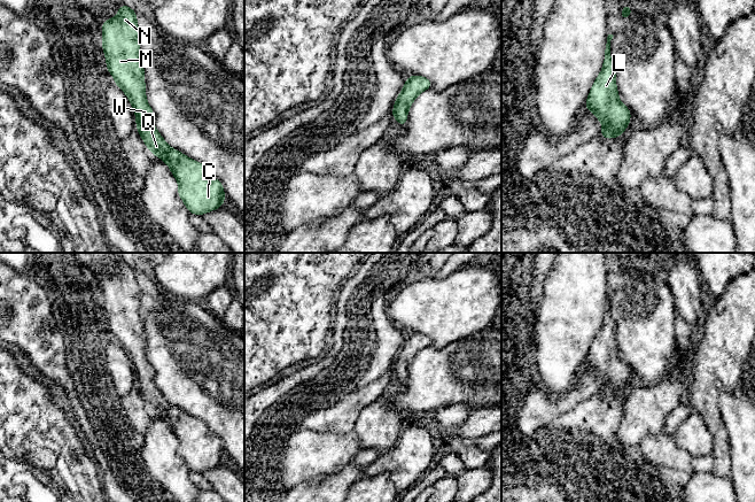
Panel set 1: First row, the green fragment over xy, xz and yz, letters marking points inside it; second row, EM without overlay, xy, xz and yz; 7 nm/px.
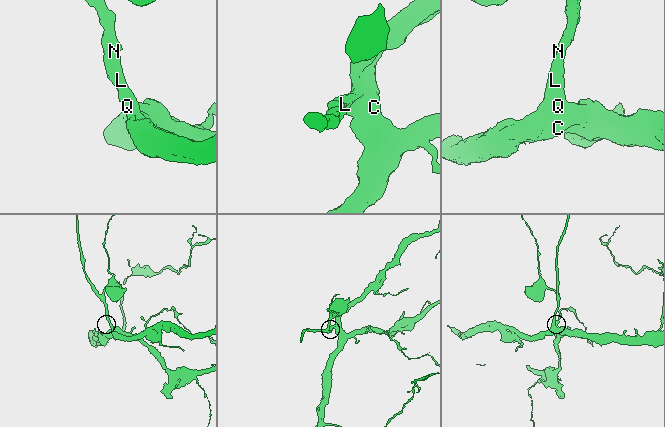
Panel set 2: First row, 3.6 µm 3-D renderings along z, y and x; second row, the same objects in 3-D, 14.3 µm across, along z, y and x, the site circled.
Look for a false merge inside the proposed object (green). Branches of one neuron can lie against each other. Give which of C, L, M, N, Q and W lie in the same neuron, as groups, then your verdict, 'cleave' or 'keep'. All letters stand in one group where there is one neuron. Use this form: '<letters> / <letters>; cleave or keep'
C L M N Q W; keep

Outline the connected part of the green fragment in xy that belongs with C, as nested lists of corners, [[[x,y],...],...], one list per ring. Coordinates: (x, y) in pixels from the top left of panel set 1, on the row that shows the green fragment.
[[[122,5],[117,10],[117,16],[102,22],[102,48],[107,61],[107,69],[119,87],[129,98],[135,113],[137,130],[142,138],[146,147],[153,155],[163,160],[170,168],[172,175],[178,182],[178,195],[184,201],[189,214],[204,215],[216,210],[225,202],[225,192],[223,184],[217,178],[209,176],[203,163],[200,163],[179,150],[170,147],[156,130],[154,122],[154,110],[150,108],[146,98],[145,65],[139,56],[141,32],[137,22],[137,13]]]

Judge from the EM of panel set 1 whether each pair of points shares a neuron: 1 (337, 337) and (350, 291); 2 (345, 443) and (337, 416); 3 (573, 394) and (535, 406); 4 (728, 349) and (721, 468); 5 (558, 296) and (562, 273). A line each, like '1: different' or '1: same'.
1: same
2: different
3: same
4: same
5: same

